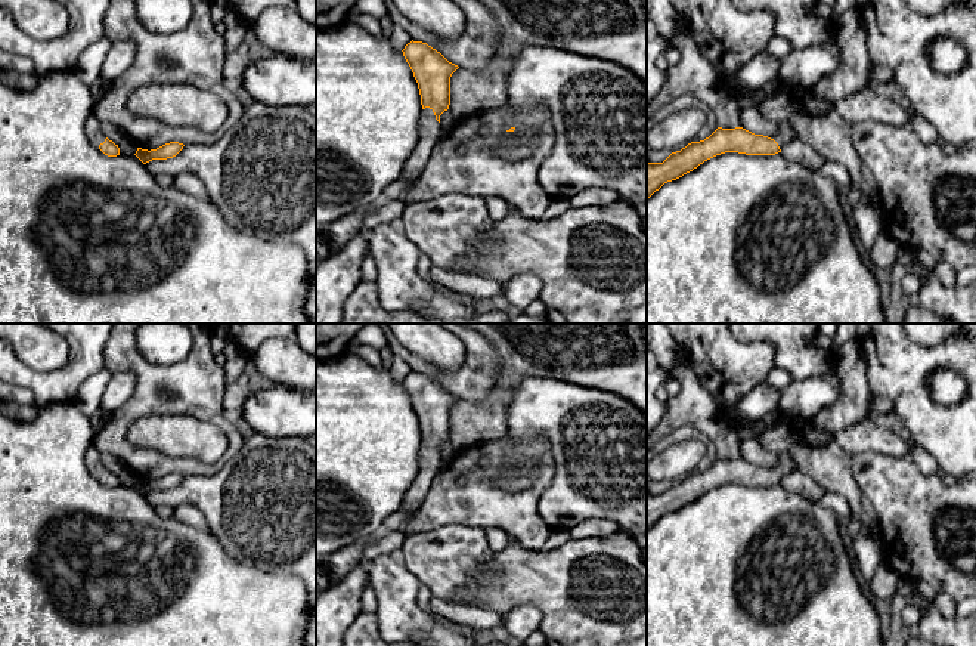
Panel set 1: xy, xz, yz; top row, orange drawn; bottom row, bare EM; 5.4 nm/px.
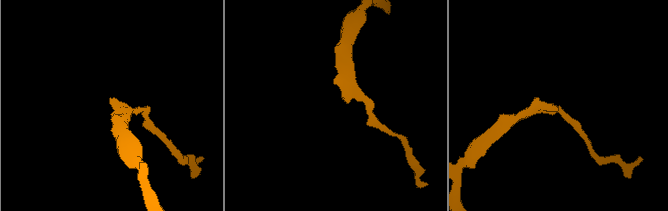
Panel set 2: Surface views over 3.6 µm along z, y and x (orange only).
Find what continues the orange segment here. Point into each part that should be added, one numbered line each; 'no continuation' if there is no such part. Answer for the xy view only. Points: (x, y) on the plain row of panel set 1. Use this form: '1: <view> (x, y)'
1: xy (93, 461)

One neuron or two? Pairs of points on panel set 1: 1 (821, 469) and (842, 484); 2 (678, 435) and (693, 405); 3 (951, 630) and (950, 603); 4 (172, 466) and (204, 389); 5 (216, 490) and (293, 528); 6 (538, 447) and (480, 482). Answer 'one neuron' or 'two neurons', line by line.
1: one neuron
2: two neurons
3: two neurons
4: one neuron
5: one neuron
6: one neuron

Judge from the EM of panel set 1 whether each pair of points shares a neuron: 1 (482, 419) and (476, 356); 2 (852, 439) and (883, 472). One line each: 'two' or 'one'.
1: two
2: two

